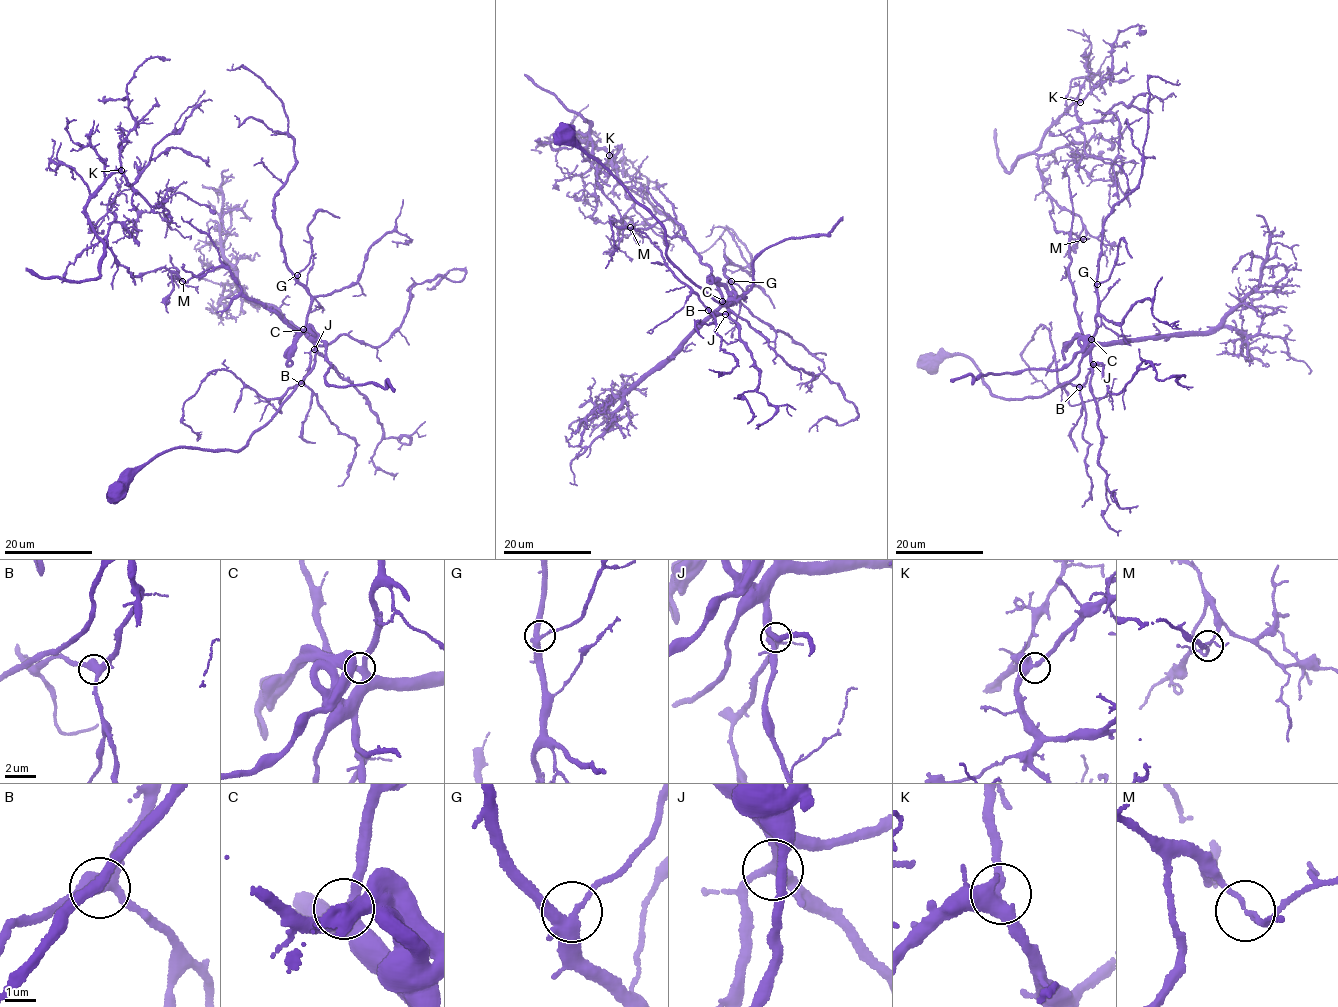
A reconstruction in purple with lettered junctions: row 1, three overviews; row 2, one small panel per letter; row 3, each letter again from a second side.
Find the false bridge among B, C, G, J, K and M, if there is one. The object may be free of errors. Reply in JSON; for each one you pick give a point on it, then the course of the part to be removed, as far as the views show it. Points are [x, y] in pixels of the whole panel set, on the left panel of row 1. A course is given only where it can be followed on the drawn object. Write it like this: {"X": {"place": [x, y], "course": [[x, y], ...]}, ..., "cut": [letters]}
{"M": {"place": [182, 281], "course": [[182, 281], [164, 267], [132, 275], [86, 208], [113, 174], [132, 184], [203, 93]]}, "cut": ["M"]}

